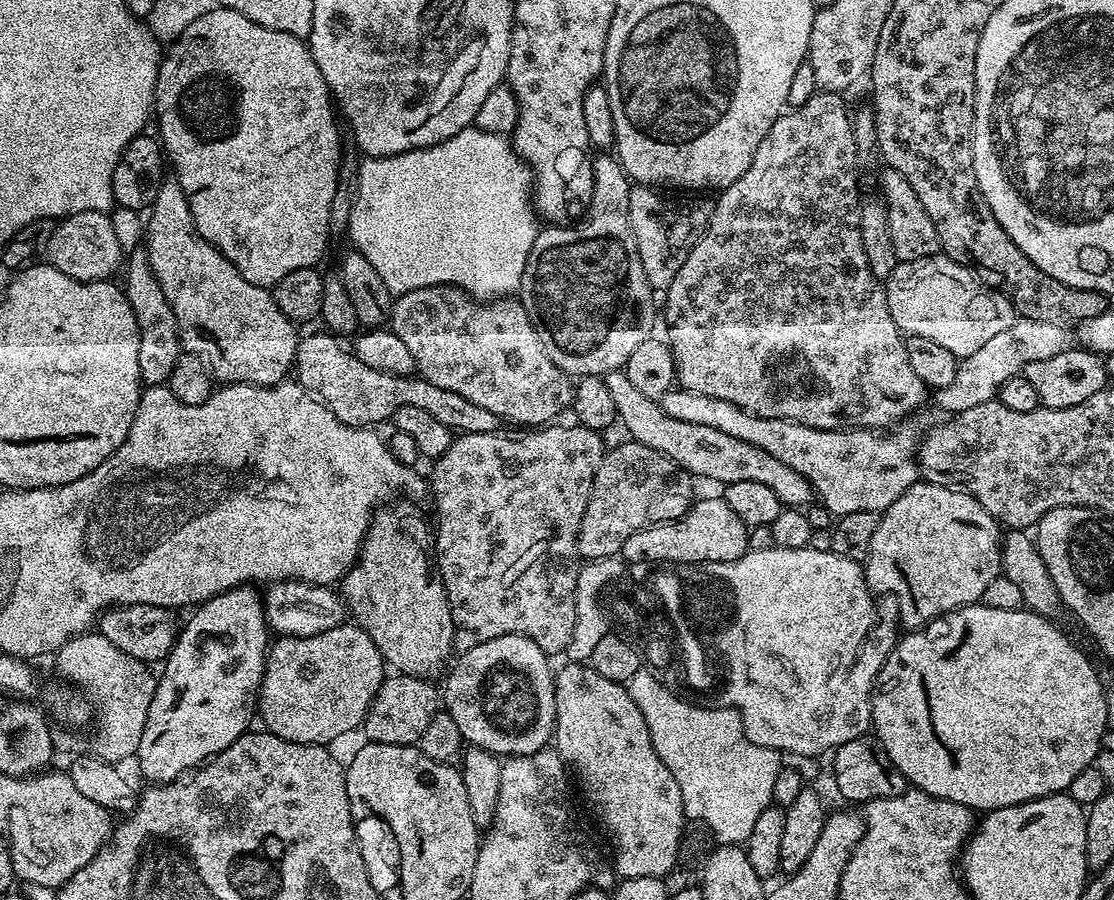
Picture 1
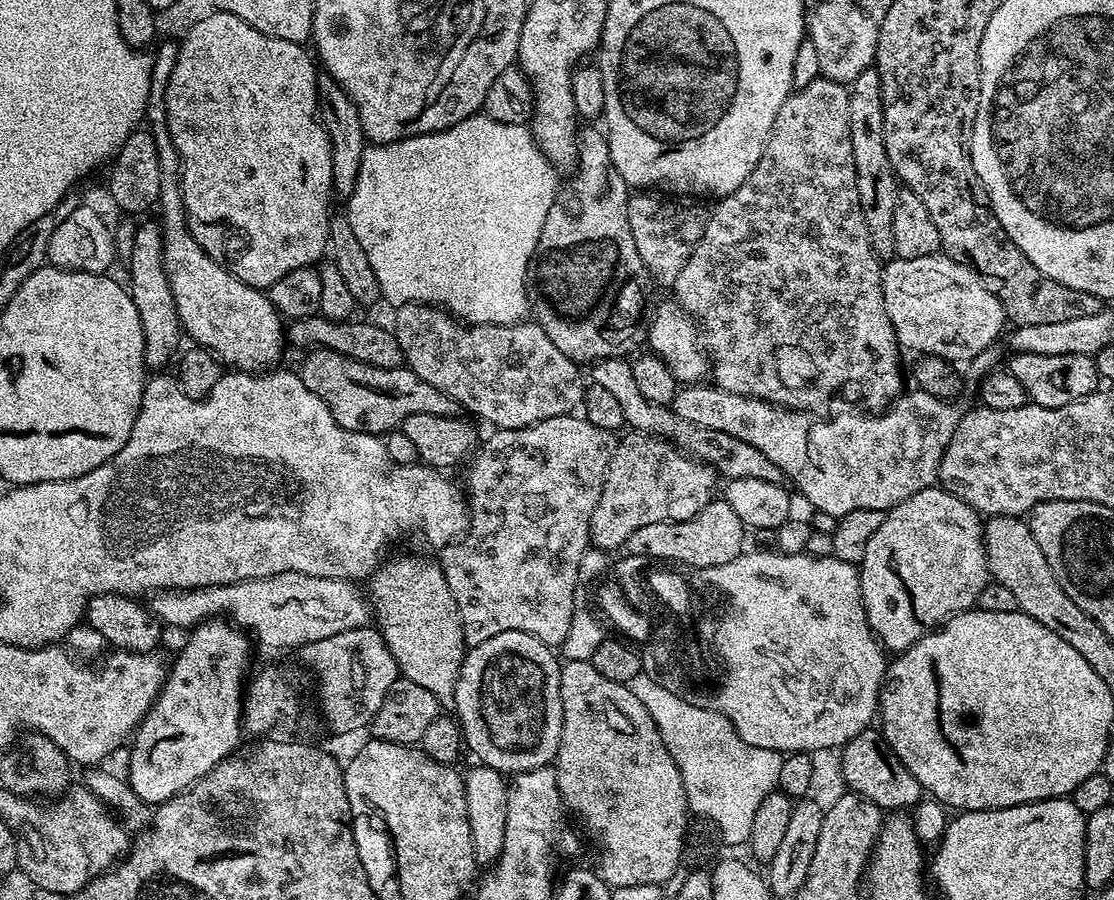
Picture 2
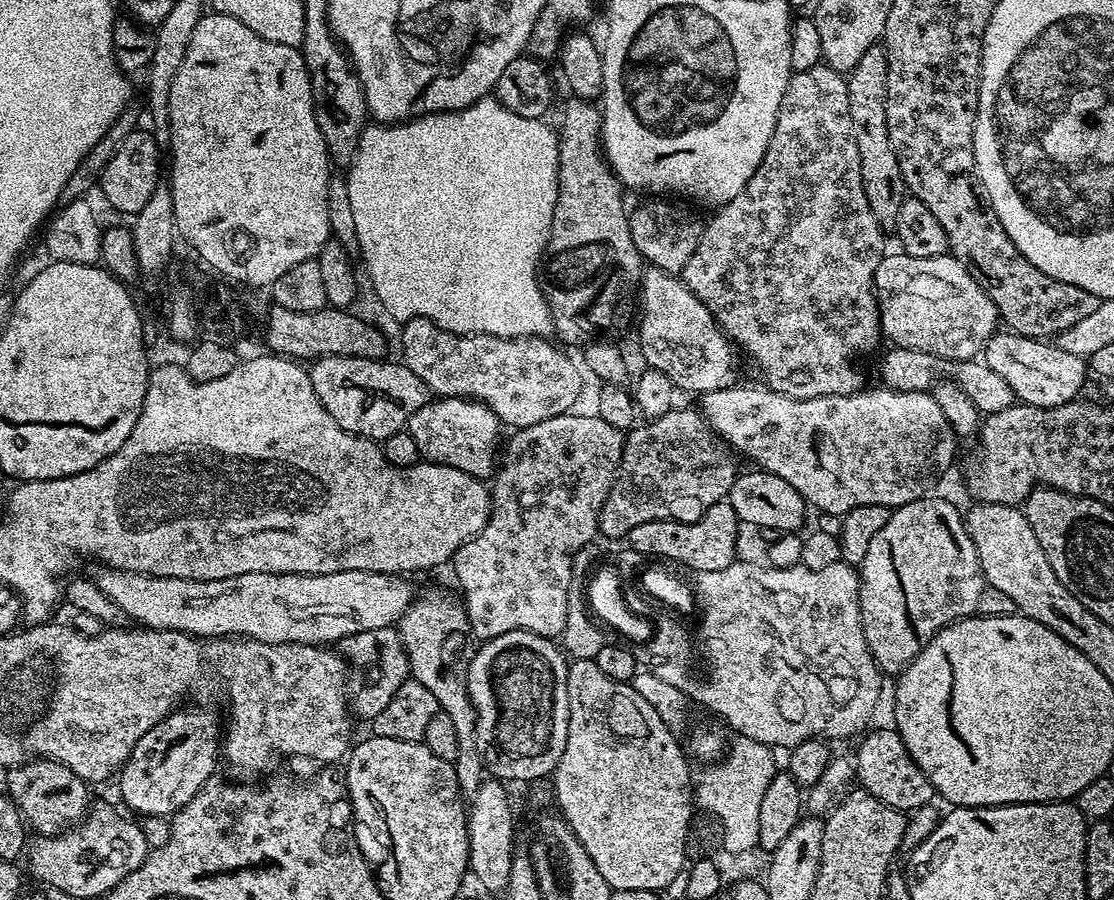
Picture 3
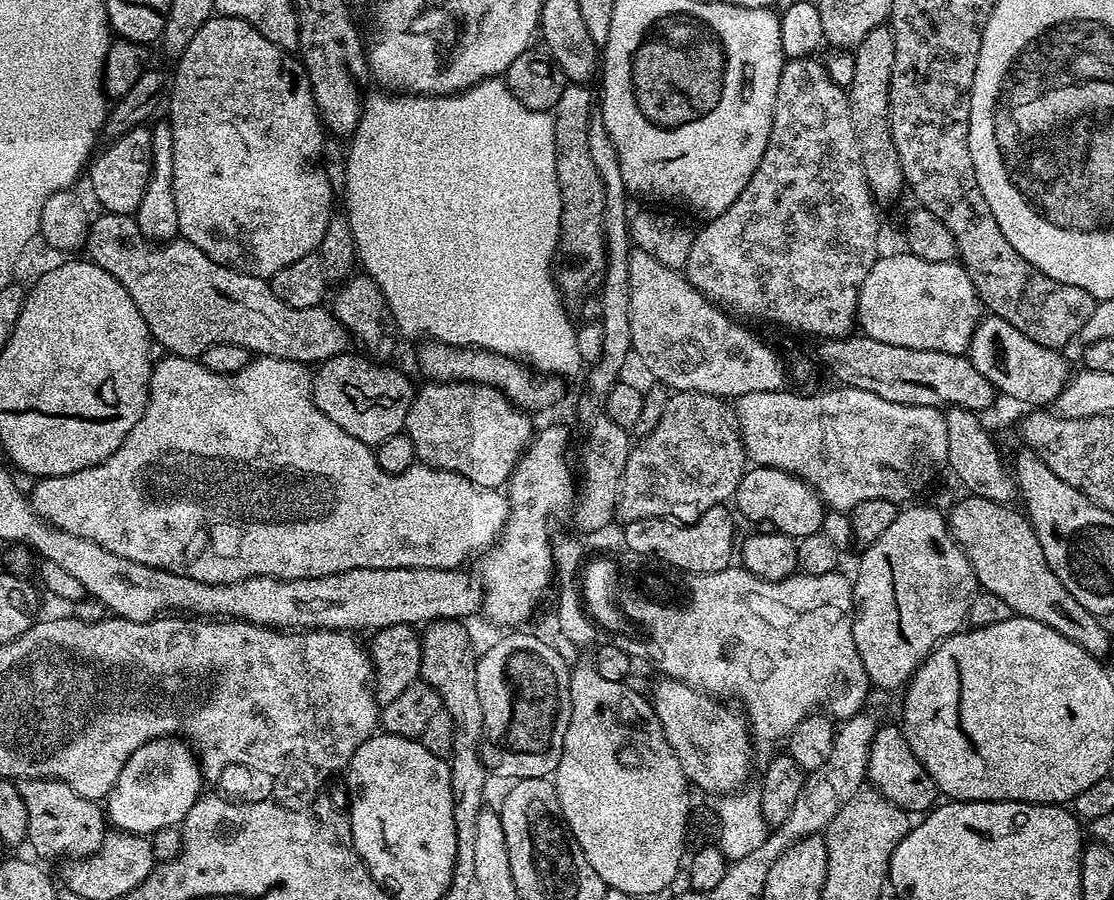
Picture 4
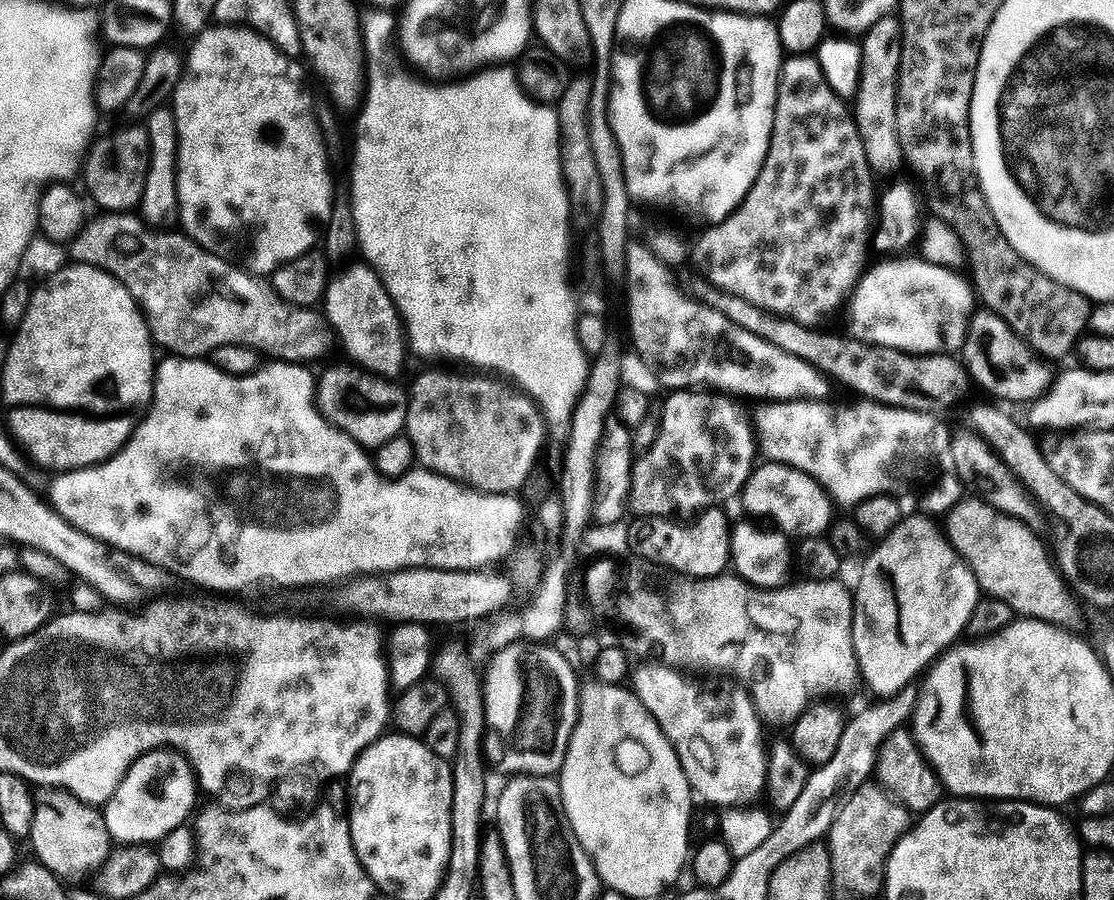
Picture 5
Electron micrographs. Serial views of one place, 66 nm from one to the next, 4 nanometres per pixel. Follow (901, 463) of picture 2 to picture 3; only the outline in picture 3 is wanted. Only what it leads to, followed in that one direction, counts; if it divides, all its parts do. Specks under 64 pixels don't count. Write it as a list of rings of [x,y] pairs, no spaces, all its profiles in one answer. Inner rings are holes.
[[[767,386],[738,387],[703,393],[698,403],[700,415],[729,449],[753,460],[757,469],[786,478],[786,482],[798,490],[805,505],[812,507],[813,504],[818,511],[829,512],[833,518],[845,516],[854,506],[886,506],[895,510],[903,504],[923,500],[935,489],[932,487],[956,456],[958,437],[928,392],[895,392],[892,388],[875,386],[849,396],[799,400],[773,392]]]

